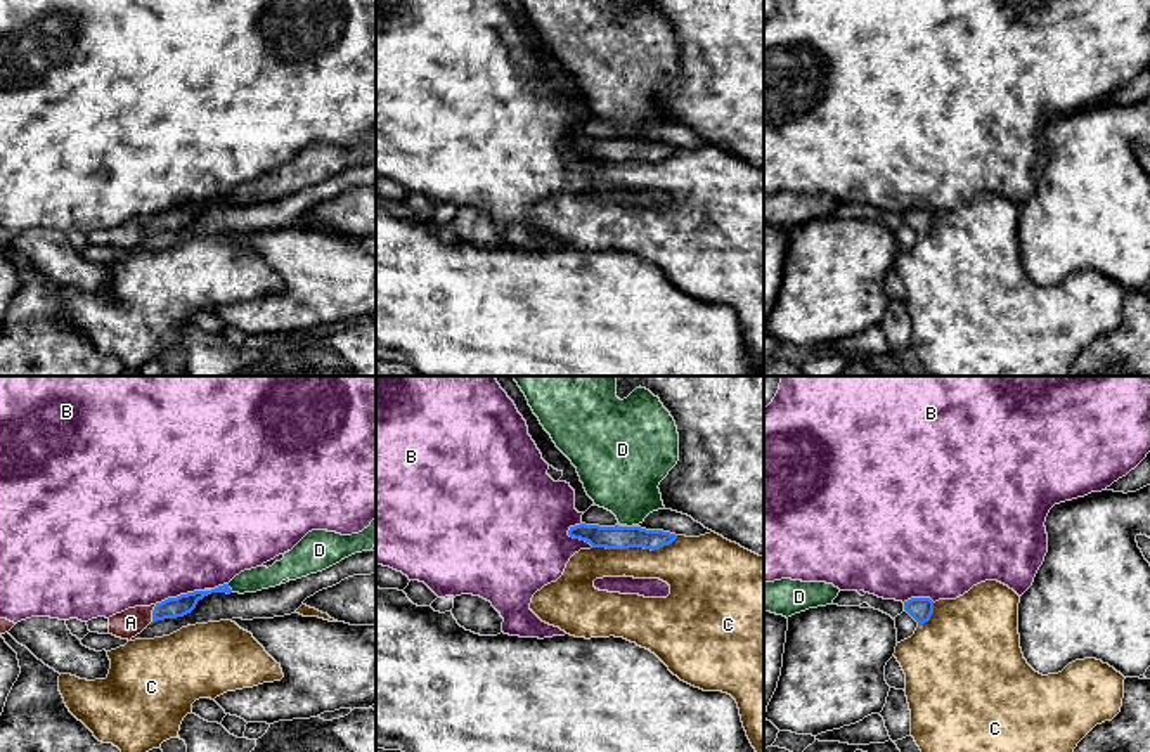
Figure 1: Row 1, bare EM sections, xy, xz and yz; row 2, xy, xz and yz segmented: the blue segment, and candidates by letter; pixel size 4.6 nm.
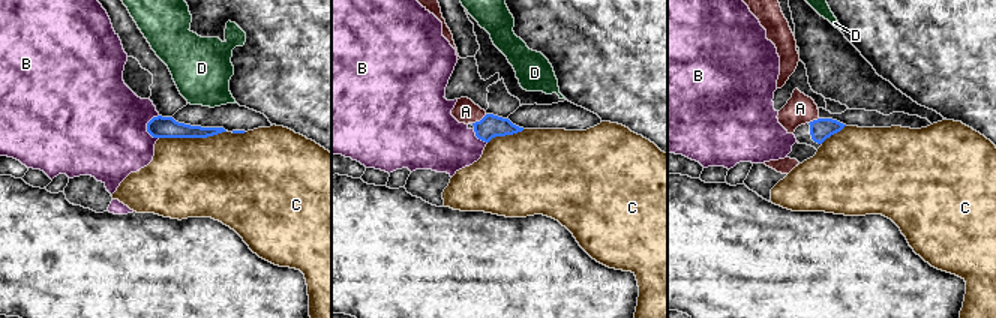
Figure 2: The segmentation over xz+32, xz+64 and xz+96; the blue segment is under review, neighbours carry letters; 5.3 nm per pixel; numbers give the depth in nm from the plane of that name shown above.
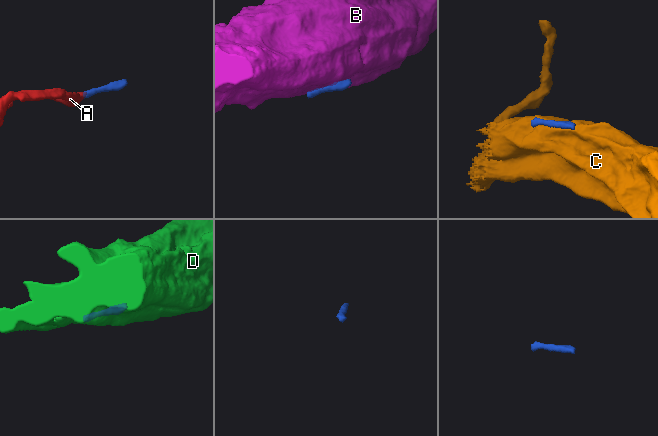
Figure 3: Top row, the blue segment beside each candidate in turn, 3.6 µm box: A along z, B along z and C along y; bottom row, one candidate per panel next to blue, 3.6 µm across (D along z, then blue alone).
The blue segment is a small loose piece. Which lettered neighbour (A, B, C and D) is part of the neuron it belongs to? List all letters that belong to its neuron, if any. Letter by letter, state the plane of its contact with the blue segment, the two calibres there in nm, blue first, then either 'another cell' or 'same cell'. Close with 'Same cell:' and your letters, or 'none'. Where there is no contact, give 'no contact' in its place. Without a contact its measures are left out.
A: meets blue in xy; 100 nm thick on the blue side, 130 nm on the other; same cell
B: meets blue in xy; 100 nm thick on the blue side, 500 nm on the other; another cell
C: meets blue in xz; 110 nm thick on the blue side, 240 nm on the other; another cell
D: meets blue in xy; 90 nm thick on the blue side, 110 nm on the other; another cell
Same cell: A

